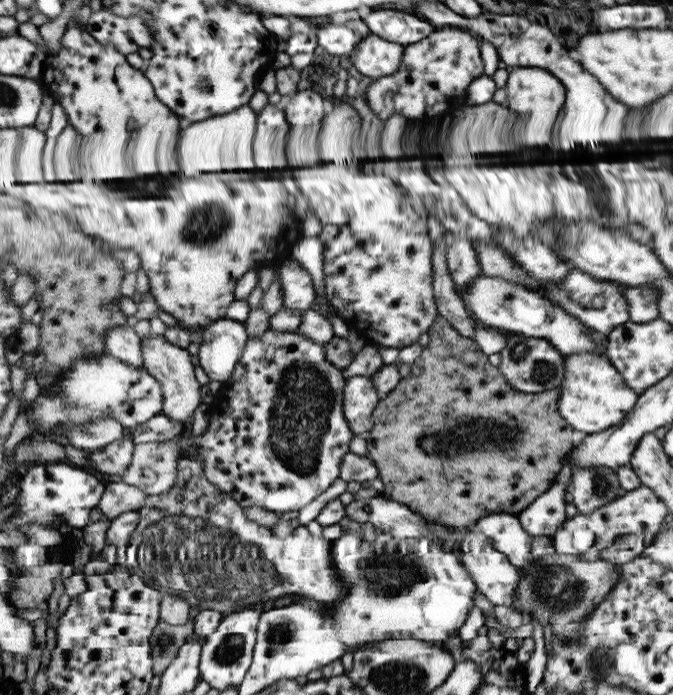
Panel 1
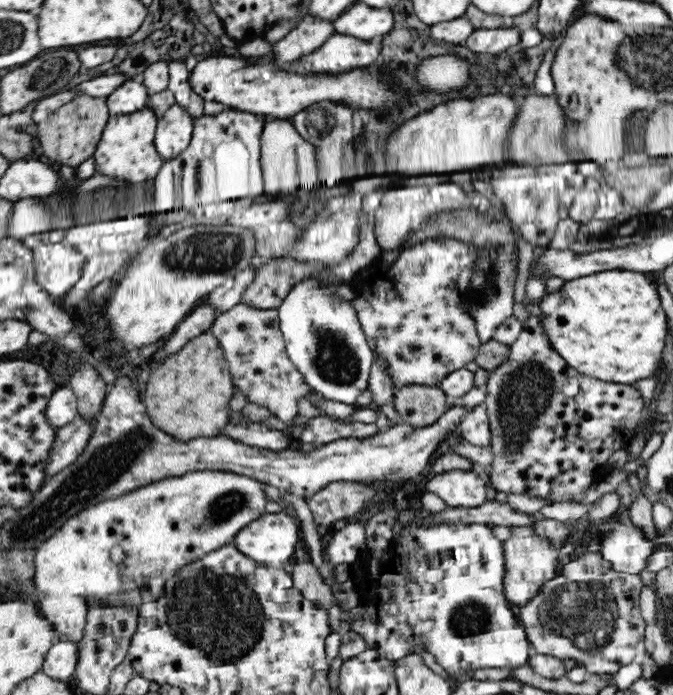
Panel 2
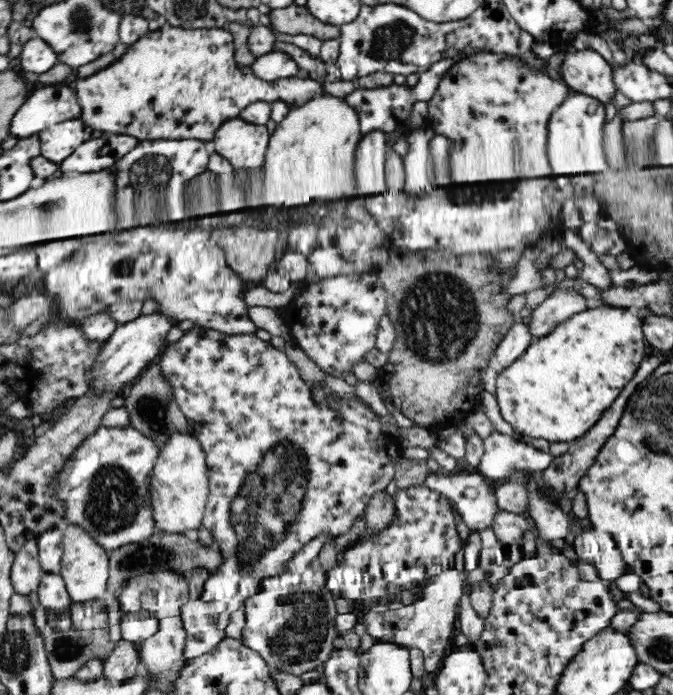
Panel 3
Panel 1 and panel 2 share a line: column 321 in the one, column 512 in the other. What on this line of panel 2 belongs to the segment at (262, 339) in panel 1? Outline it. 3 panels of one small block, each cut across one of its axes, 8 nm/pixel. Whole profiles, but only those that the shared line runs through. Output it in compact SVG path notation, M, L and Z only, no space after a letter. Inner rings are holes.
M530 316L522 325L522 329L518 339L510 345L508 360L489 372L489 379L485 386L488 394L486 398L487 415L489 416L490 430L492 431L492 446L490 446L490 449L494 453L494 462L492 462L490 469L488 469L488 473L497 492L501 490L508 494L510 492L524 491L542 498L553 498L555 502L567 500L578 502L583 490L610 472L606 462L614 454L614 451L620 450L620 448L624 449L628 442L632 440L632 437L635 437L637 427L643 419L644 398L632 385L604 382L603 380L580 374L575 368L568 366L568 363L552 348L539 320L536 320L533 316Z

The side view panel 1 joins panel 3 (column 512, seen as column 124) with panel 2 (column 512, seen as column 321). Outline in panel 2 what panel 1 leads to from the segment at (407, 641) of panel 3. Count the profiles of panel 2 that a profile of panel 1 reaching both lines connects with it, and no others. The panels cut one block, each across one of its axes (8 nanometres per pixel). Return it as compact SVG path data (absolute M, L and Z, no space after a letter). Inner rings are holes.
M536 535L513 536L504 541L506 553L506 574L504 574L504 591L512 606L524 607L530 600L538 596L542 586L560 573L561 561L558 549L546 537Z

